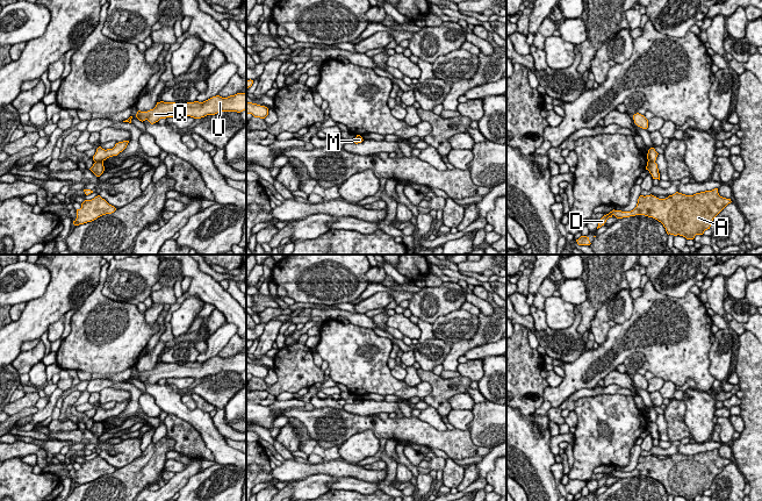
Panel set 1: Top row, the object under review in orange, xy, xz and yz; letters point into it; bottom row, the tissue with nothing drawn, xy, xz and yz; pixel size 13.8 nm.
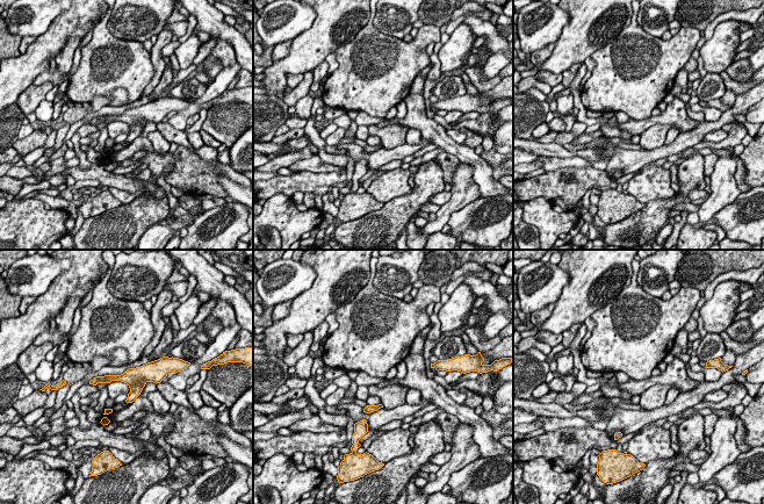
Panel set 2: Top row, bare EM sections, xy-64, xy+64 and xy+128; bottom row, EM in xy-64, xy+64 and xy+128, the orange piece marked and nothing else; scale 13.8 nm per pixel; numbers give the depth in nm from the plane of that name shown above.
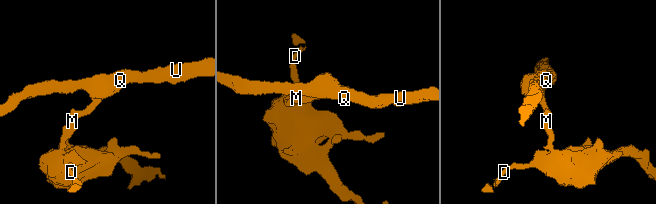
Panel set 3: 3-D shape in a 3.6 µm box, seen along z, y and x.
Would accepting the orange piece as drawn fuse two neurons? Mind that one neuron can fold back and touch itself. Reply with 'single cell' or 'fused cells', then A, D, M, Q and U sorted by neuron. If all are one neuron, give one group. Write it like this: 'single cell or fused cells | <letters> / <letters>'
fused cells | A D M / Q U

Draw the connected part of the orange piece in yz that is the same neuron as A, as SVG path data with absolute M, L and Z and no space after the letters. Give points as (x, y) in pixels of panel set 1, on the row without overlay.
M718 449L696 453L693 456L685 456L676 452L666 459L659 459L652 455L646 457L640 456L637 467L633 471L621 472L613 470L609 474L604 475L601 480L598 480L597 489L604 486L606 480L613 475L617 479L645 475L661 482L668 495L680 495L686 500L693 500L696 495L703 495L705 491L710 489L713 479L731 463L731 459L726 459L719 456Z

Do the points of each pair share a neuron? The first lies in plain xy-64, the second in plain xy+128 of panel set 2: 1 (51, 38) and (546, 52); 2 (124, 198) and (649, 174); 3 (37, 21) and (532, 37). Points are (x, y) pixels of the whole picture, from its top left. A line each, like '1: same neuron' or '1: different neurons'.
1: different neurons
2: same neuron
3: same neuron

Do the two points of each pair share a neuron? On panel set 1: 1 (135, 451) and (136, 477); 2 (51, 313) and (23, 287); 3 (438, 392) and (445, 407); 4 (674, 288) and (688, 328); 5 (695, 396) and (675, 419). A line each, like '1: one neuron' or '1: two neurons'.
1: two neurons
2: two neurons
3: one neuron
4: two neurons
5: two neurons

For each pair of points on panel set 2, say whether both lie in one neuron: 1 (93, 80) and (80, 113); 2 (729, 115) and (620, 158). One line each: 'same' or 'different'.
1: different
2: same

